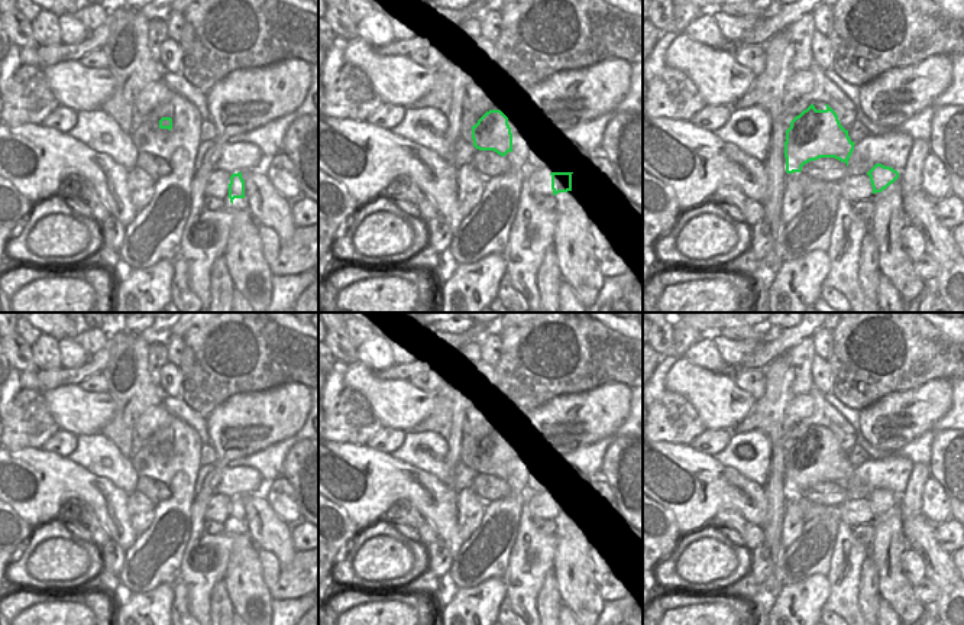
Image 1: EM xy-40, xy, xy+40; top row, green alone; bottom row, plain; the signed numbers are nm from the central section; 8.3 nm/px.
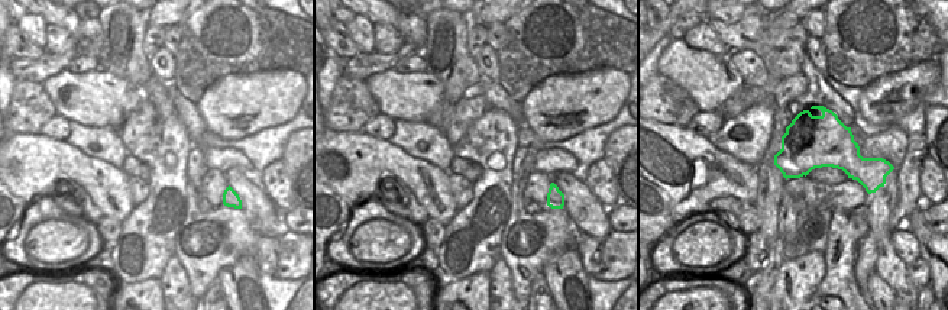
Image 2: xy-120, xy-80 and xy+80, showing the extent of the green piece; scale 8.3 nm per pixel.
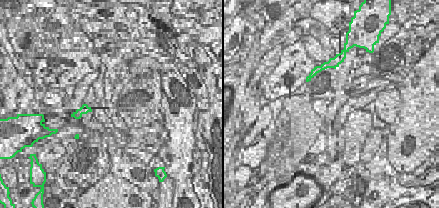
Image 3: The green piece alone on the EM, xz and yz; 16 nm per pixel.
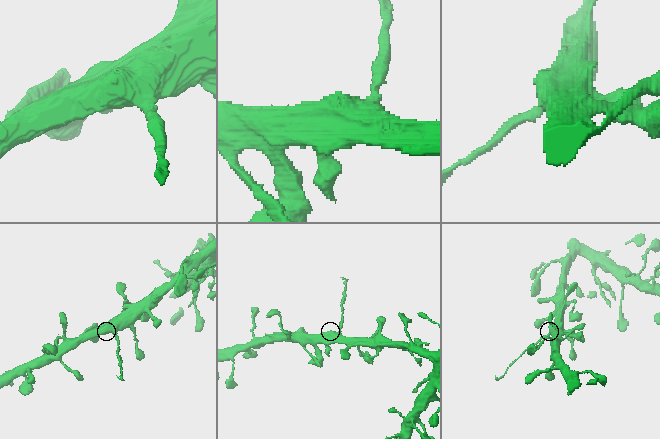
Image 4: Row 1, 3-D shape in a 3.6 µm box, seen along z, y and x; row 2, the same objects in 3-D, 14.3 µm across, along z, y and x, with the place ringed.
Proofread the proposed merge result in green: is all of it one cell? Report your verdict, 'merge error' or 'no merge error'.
merge error

